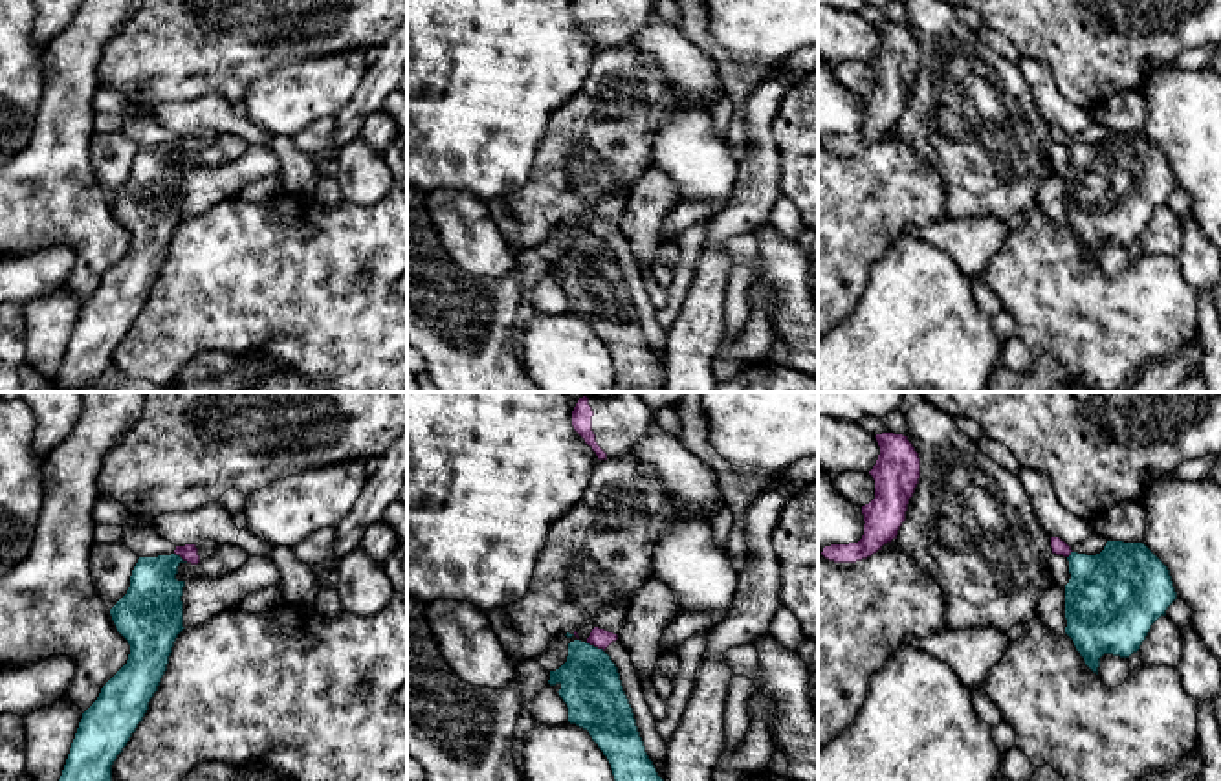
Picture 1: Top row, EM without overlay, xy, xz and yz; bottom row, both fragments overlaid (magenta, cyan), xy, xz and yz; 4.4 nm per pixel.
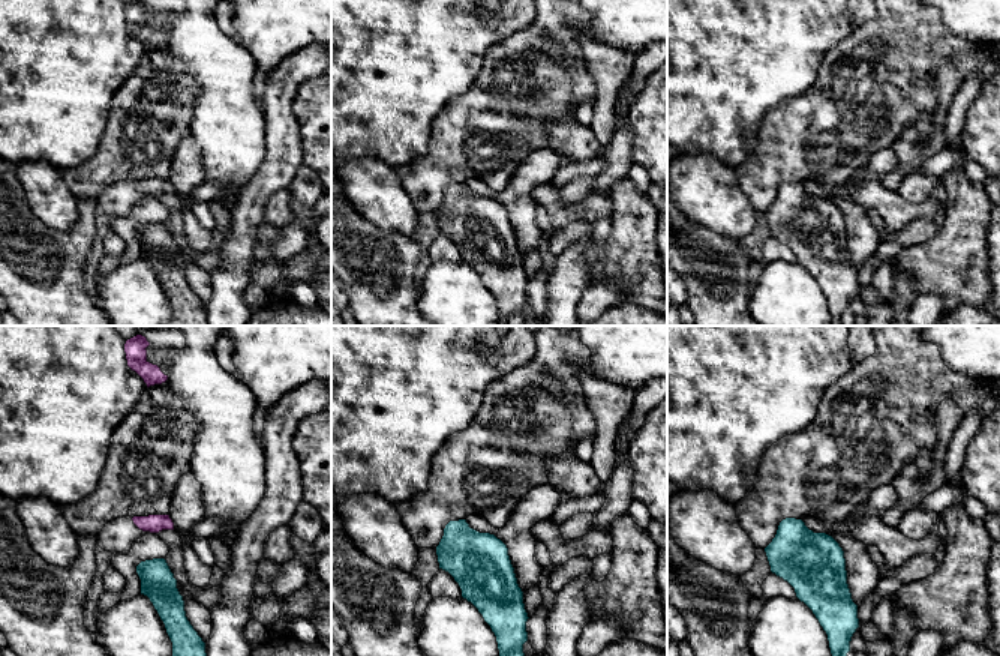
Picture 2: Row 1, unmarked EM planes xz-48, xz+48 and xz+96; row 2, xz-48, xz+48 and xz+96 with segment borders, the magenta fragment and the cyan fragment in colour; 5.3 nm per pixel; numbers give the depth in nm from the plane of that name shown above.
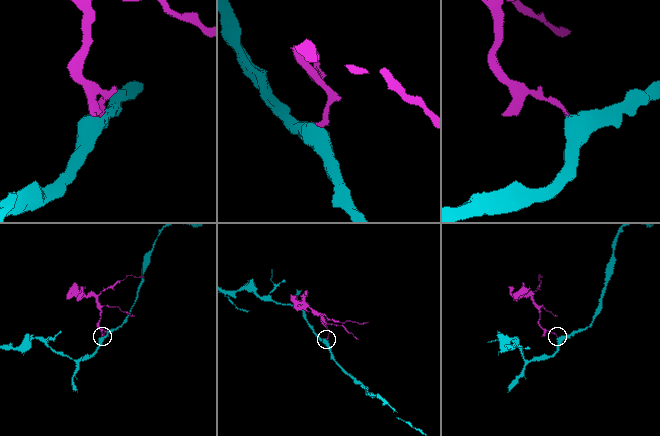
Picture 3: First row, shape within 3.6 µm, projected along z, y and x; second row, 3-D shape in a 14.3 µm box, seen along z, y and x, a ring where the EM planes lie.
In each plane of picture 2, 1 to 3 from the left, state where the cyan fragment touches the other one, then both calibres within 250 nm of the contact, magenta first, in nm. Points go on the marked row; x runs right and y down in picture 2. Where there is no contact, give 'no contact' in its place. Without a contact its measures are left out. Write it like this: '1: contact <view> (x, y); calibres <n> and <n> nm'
1: no contact
2: no contact
3: no contact

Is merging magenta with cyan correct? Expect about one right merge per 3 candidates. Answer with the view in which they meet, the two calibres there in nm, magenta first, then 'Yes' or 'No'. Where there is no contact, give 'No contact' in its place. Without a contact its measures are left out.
Touches magenta in xz. Thickness 90 nm (magenta) against 260 nm. No

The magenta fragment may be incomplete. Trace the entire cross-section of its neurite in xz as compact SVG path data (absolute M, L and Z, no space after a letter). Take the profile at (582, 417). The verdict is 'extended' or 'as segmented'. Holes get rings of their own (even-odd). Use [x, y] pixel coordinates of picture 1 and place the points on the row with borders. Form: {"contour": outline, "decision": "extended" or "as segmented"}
{"contour": "M636 392L612 398L579 398L572 411L572 427L596 453L598 460L625 455L654 422Z", "decision": "extended"}

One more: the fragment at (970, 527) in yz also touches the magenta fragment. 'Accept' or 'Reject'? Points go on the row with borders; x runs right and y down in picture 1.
Reject

